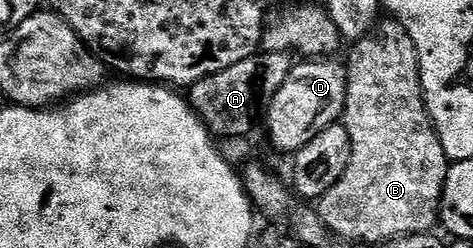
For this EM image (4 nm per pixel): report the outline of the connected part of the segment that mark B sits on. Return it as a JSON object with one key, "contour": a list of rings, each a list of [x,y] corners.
{"contour":[[[386,16],[375,22],[373,30],[355,41],[349,48],[351,48],[350,59],[345,59],[344,62],[347,72],[347,98],[340,122],[346,126],[348,136],[351,137],[352,156],[348,168],[344,168],[344,176],[340,180],[336,180],[336,184],[332,184],[332,188],[328,188],[328,192],[323,198],[317,199],[318,215],[324,220],[331,220],[330,218],[426,218],[428,225],[437,227],[440,222],[442,189],[452,163],[444,152],[444,144],[440,144],[440,136],[434,130],[430,117],[426,115],[416,44],[412,44],[412,36],[408,36],[406,29],[395,18]]]}

